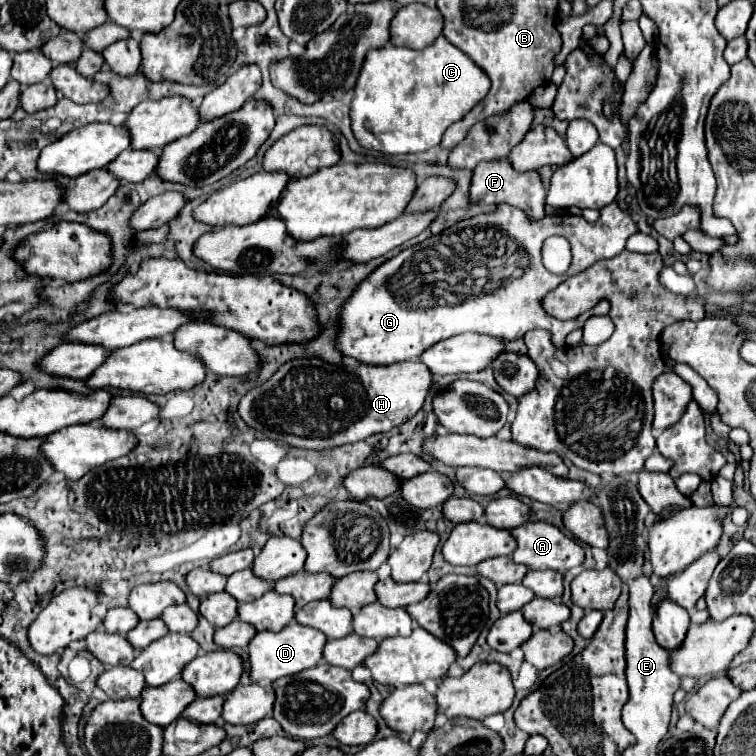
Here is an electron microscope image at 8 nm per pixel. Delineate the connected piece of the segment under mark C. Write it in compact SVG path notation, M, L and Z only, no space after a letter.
M444 36L424 50L396 46L370 50L350 104L352 132L366 150L384 154L426 152L438 146L446 128L462 120L488 90L488 74L480 72L476 62Z

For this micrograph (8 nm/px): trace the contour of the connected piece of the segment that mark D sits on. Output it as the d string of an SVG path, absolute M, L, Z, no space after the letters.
M288 624L280 632L258 632L248 644L250 654L250 678L256 684L272 684L282 676L298 674L300 670L308 670L322 660L322 650L328 638L320 634L320 630L312 630L310 626Z

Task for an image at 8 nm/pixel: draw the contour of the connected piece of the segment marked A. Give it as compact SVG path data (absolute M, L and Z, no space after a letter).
M540 520L526 522L524 526L514 528L512 530L512 536L518 542L518 548L514 550L512 560L518 562L518 564L526 564L532 570L550 568L550 570L556 570L556 572L564 572L564 570L570 570L570 568L578 568L584 562L584 550L582 550L582 546L574 538L566 536L554 524L540 522Z

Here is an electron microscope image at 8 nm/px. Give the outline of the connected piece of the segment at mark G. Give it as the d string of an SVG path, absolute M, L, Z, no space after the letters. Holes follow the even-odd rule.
M616 202L610 206L604 206L600 210L600 220L596 224L588 224L582 216L572 214L556 214L556 216L544 216L536 222L524 214L524 210L500 204L494 212L478 214L470 220L462 220L454 224L452 228L414 244L406 250L402 250L392 260L384 262L380 268L376 268L350 296L350 300L342 306L340 312L340 336L336 340L338 350L364 364L392 364L392 362L404 362L404 360L418 360L424 350L434 346L436 342L448 340L456 334L464 332L476 332L476 334L488 334L494 338L504 340L518 340L528 330L542 328L552 334L552 344L556 348L566 346L566 336L572 330L578 330L584 326L584 322L590 316L596 314L608 314L610 303L608 300L601 300L597 305L580 314L574 320L558 320L546 314L540 306L540 300L546 292L550 292L554 286L558 286L572 274L578 274L586 266L612 258L624 250L626 240L636 232L634 220L618 208ZM552 230L560 236L566 236L572 246L572 264L566 274L550 274L542 264L542 244L552 234Z

